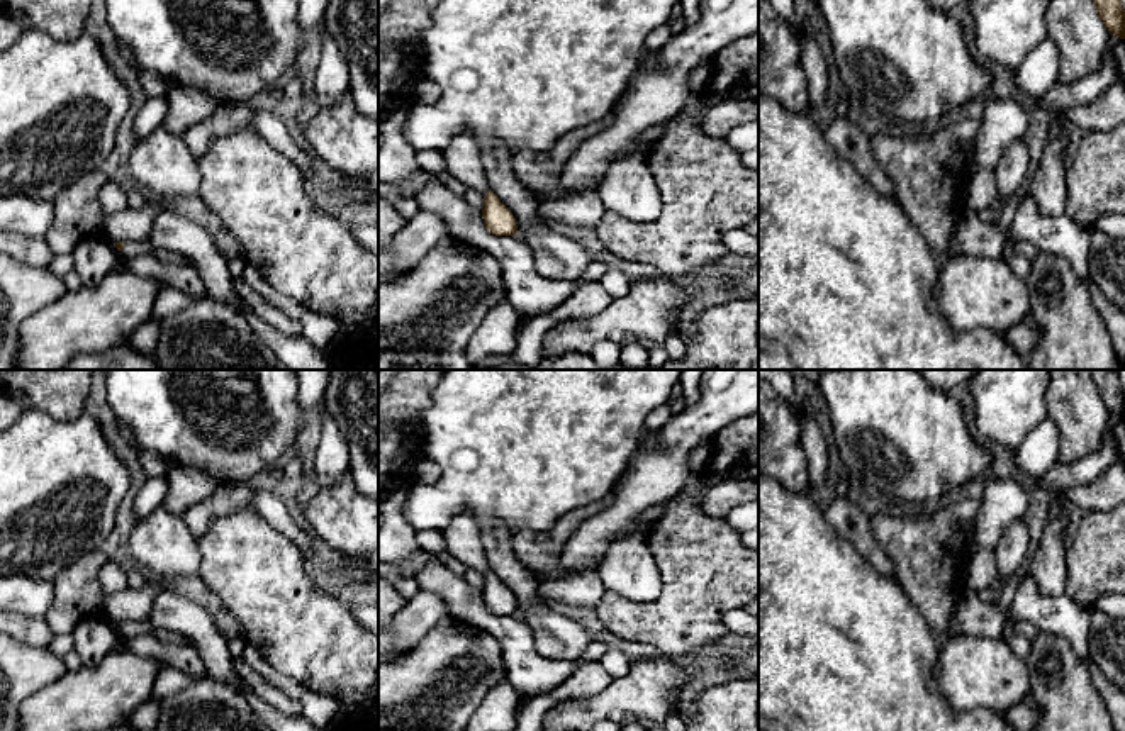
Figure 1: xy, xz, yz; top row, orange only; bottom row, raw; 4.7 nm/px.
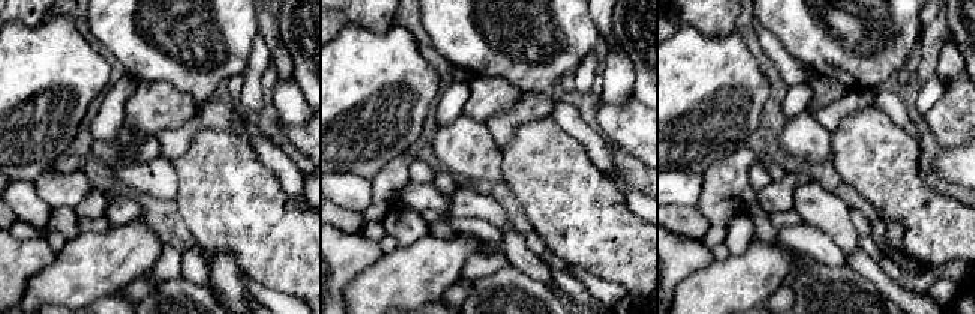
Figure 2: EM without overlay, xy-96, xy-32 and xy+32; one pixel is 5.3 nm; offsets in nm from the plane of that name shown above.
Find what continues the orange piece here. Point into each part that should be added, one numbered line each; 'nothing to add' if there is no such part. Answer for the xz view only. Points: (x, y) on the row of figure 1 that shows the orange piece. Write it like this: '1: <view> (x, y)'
nothing to add

